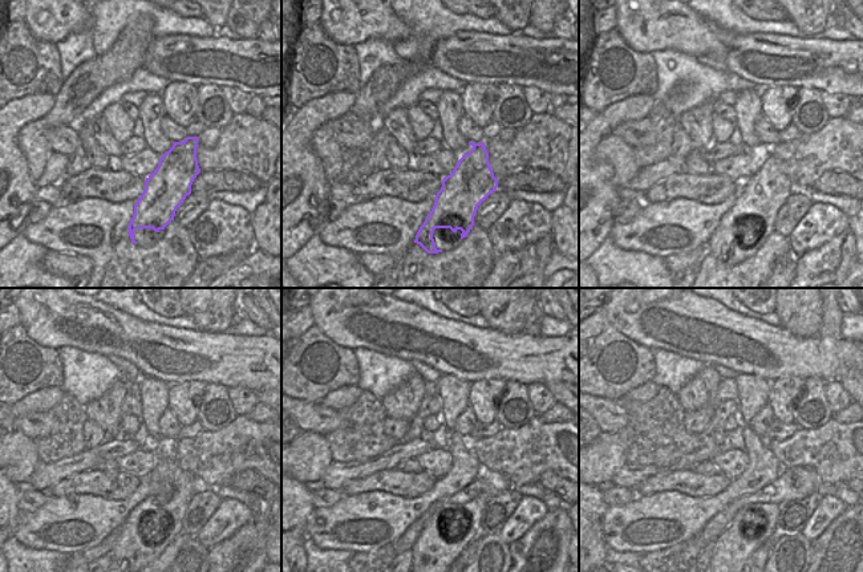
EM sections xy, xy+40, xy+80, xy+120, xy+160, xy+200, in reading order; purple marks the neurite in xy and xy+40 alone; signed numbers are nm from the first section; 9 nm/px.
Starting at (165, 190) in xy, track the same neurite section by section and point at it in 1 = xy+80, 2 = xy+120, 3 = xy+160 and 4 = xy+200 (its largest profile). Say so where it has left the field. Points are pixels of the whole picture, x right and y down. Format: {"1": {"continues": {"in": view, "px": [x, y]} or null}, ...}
{"1": {"continues": {"in": "xy+80", "px": [760, 197]}}, "2": {"continues": {"in": "xy+120", "px": [132, 546]}}, "3": {"continues": {"in": "xy+160", "px": [433, 552]}}, "4": {"continues": {"in": "xy+200", "px": [734, 546]}}}

